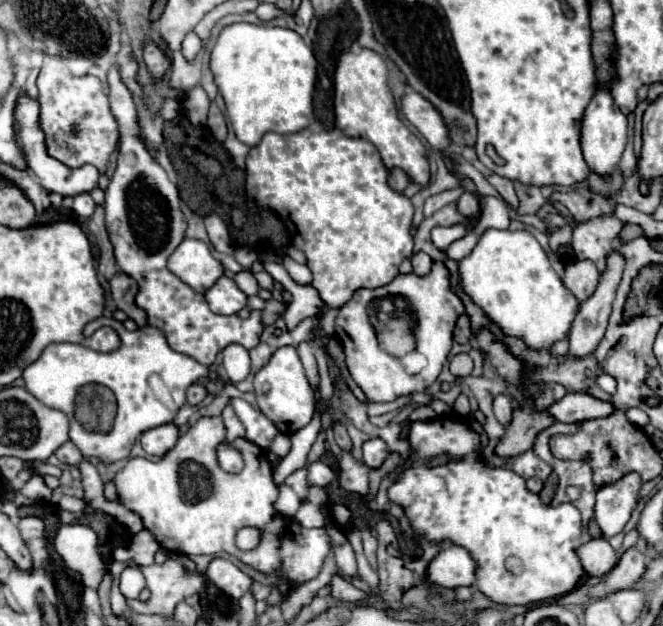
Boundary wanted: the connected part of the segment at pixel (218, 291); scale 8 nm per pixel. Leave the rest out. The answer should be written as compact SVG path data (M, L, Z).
M220 276L204 296L210 310L216 314L238 314L246 308L246 294L228 276Z

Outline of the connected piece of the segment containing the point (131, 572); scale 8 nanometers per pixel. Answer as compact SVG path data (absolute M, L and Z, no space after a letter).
M128 566L122 576L120 576L120 590L126 598L138 598L140 590L144 586L140 586L140 570L138 568L132 568Z

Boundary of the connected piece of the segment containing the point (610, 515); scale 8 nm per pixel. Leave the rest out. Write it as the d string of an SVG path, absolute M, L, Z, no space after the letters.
M626 474L616 484L598 490L594 520L600 526L604 538L612 538L624 530L636 506L636 494L640 486L642 480L638 474Z

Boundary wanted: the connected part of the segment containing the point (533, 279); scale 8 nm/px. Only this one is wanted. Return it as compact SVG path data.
M486 230L476 248L460 260L460 278L462 290L484 308L504 334L520 336L532 348L552 346L564 338L578 312L578 300L566 290L530 232Z

